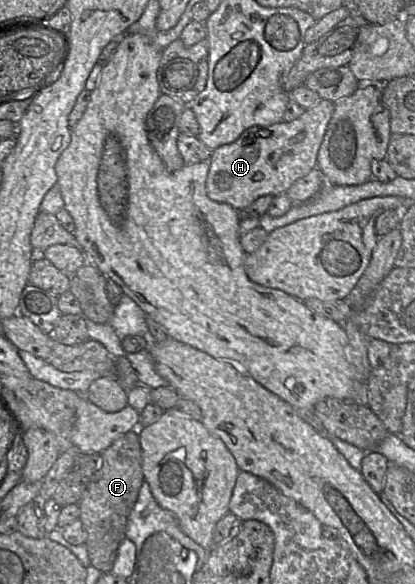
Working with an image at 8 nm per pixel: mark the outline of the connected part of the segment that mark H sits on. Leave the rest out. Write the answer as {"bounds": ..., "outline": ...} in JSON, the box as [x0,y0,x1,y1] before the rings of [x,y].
{"bounds":[206,99,334,210],"outline":[[[321,99],[292,122],[249,128],[236,141],[215,149],[206,180],[207,196],[242,210],[261,196],[286,194],[298,179],[317,168],[318,151],[334,110],[334,102]]]}

